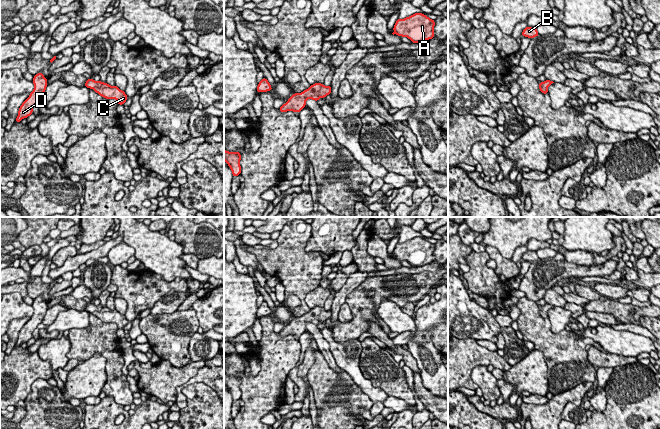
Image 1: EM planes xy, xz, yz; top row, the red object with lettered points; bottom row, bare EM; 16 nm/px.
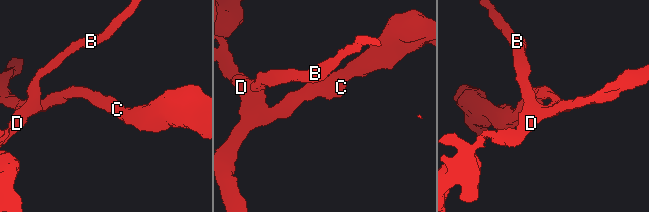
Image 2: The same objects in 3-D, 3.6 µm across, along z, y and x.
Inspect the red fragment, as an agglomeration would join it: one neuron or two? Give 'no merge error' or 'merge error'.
no merge error

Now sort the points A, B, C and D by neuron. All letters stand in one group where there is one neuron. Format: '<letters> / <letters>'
A B C D

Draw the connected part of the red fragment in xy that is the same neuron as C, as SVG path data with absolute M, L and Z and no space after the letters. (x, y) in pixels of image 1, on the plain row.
M89 302L85 306L85 311L93 313L96 317L106 323L116 323L118 329L123 329L128 320L125 318L125 315L120 314L116 309L111 310L106 306L98 305Z

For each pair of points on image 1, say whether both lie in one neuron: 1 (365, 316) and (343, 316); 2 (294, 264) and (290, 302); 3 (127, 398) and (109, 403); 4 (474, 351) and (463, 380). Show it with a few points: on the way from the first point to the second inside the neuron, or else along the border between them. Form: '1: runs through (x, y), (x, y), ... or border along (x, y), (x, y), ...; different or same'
1: border along (345, 302), (350, 310), (351, 318), (343, 323); different
2: border along (285, 298), (294, 295), (301, 304); different
3: border along (107, 395), (110, 395), (117, 403), (123, 406); different
4: runs through (467, 358), (464, 361), (464, 373); same

